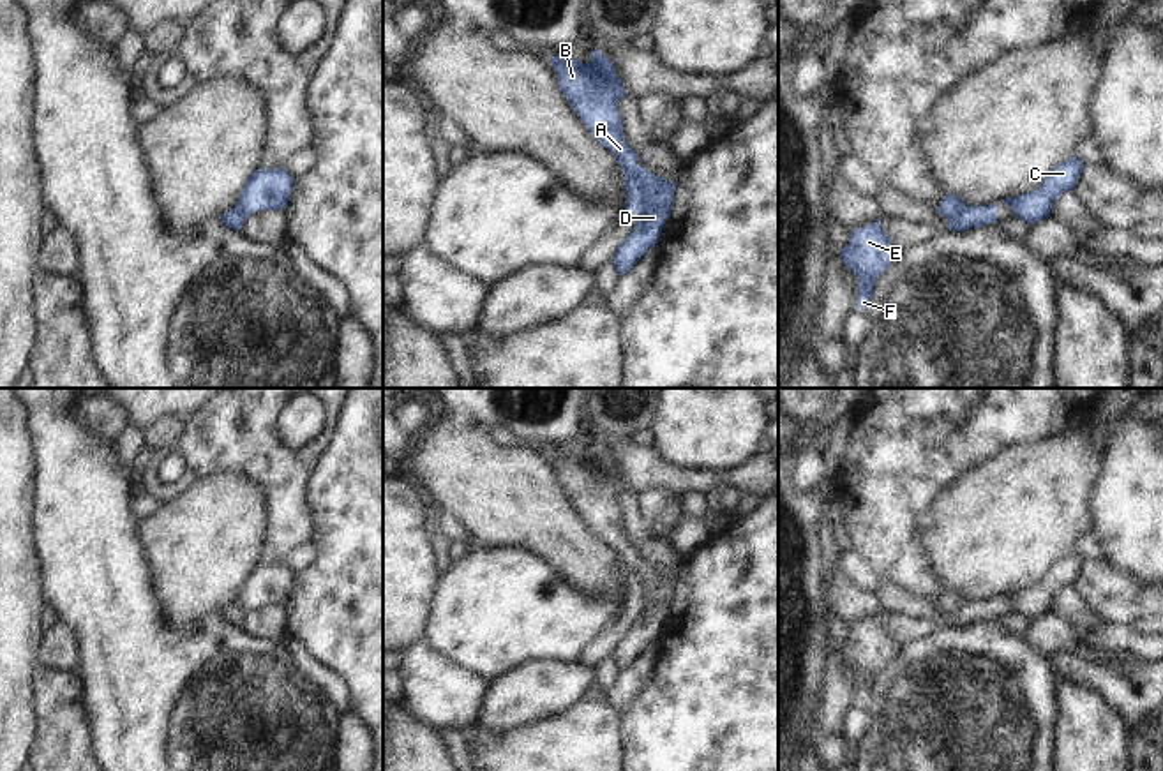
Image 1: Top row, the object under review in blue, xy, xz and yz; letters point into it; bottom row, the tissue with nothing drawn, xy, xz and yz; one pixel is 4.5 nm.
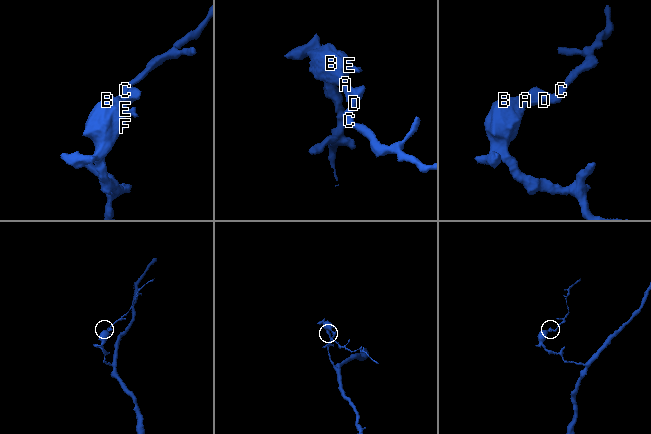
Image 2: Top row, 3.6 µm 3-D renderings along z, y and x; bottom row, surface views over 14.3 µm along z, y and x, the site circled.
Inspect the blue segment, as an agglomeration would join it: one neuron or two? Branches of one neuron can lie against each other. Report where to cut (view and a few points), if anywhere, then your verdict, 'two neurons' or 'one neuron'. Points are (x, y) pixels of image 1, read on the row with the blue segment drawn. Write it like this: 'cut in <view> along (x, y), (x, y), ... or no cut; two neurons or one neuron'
no cut; one neuron

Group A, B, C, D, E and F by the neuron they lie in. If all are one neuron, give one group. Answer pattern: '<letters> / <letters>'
A B C D E F

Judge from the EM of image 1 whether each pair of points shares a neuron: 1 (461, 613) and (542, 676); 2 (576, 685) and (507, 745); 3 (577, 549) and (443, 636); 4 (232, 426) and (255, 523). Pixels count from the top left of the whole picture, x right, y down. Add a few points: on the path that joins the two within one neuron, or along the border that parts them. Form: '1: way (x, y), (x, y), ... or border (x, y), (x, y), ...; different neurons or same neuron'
1: border (570, 664), (532, 660), (493, 681); different neurons
2: border (567, 711), (509, 731), (487, 729); different neurons
3: border (516, 546), (542, 554), (583, 593); different neurons
4: border (202, 479), (242, 475), (256, 486), (269, 512); different neurons

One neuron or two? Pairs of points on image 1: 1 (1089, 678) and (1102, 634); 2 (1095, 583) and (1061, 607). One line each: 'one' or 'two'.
1: two
2: two

